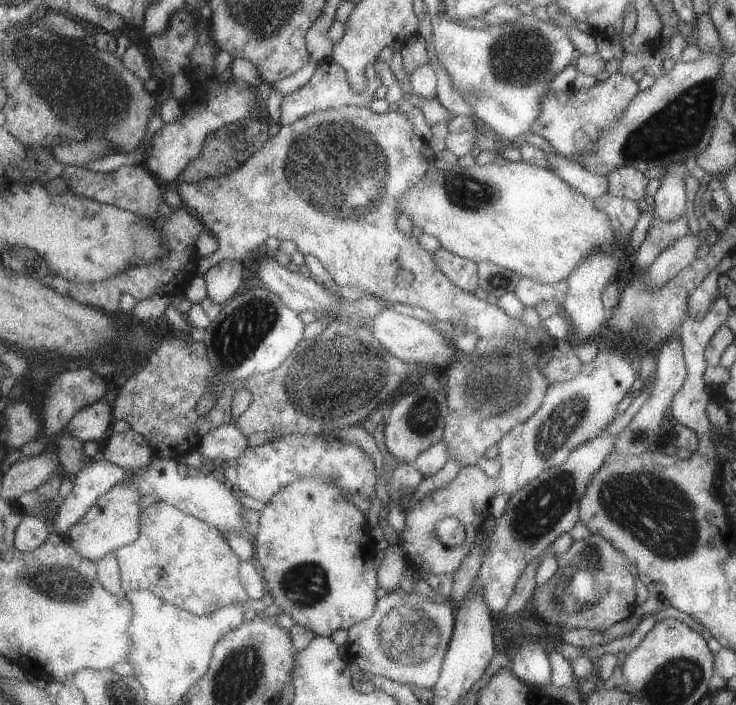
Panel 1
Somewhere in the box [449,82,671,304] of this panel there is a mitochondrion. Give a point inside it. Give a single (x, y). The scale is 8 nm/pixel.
(497, 280)

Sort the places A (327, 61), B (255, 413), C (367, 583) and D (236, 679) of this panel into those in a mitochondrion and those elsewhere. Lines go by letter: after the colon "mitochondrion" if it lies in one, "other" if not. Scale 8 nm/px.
A: other
B: other
C: other
D: mitochondrion

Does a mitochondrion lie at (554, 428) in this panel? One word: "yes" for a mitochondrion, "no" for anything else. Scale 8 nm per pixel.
yes

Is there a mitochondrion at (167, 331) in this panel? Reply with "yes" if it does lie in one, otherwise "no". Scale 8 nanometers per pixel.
no

